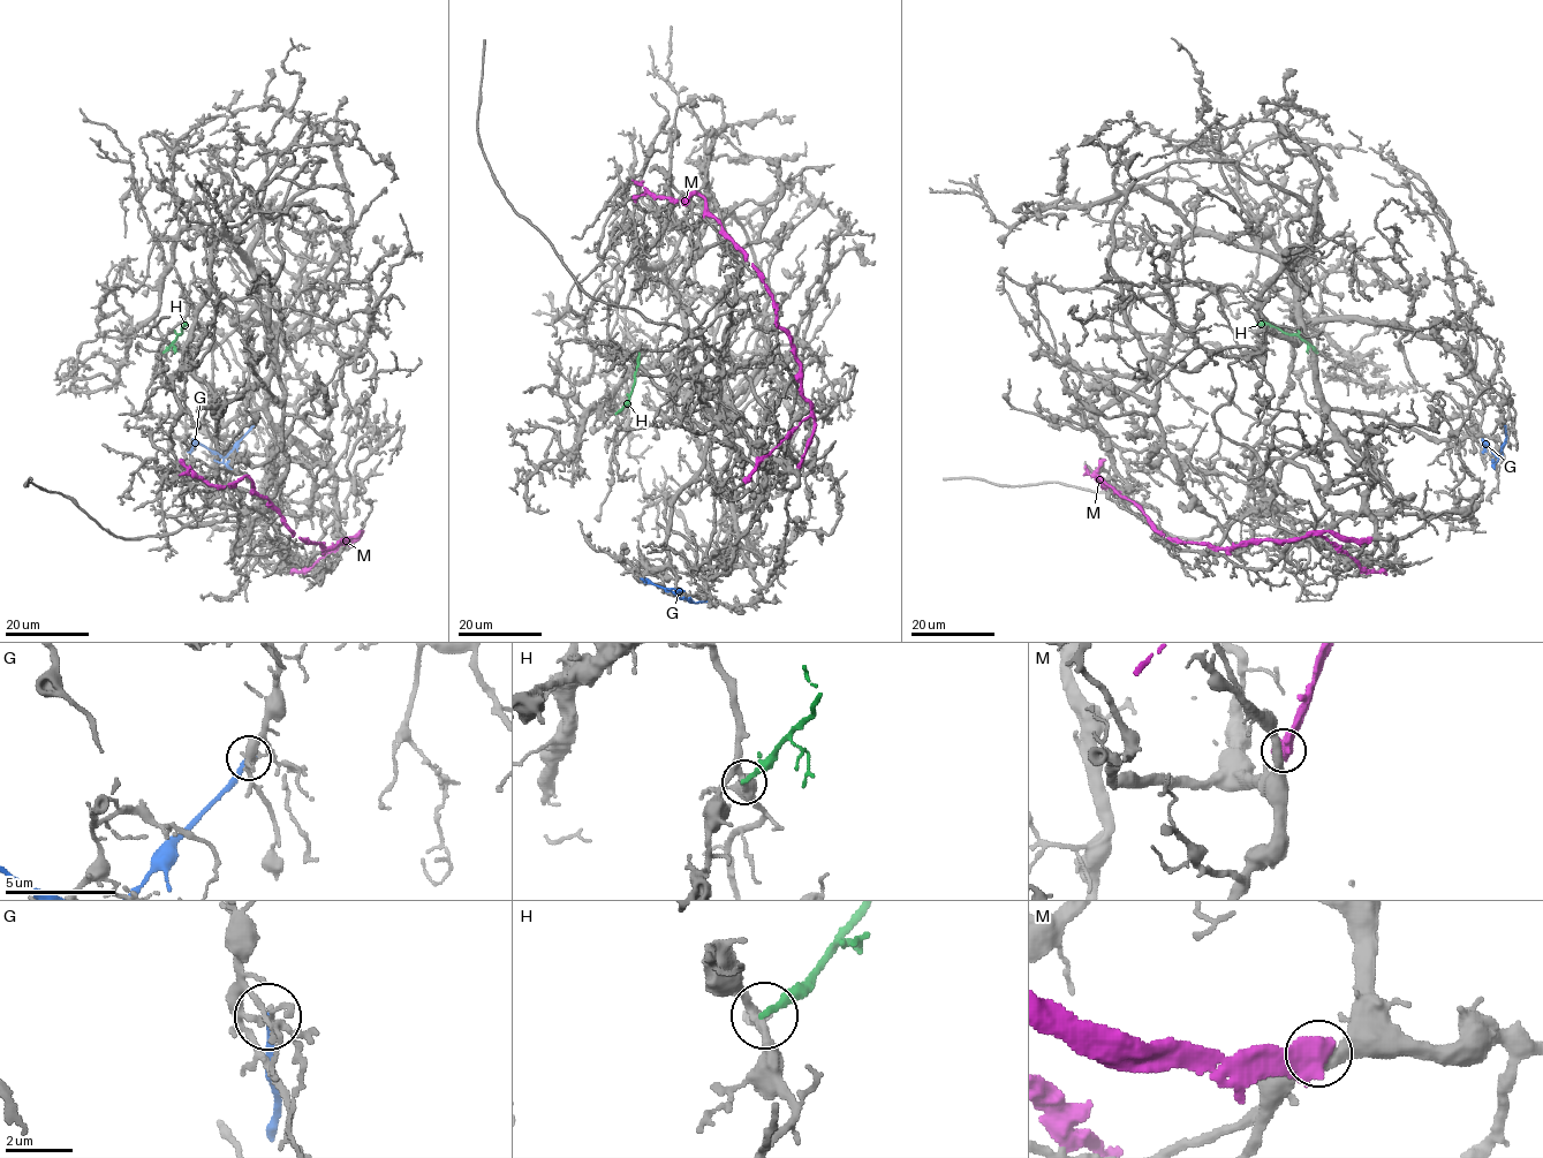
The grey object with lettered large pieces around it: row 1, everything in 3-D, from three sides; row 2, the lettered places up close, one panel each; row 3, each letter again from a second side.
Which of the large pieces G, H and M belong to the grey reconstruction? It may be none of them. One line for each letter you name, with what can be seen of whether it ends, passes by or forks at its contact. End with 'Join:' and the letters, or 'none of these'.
Join: none of these

